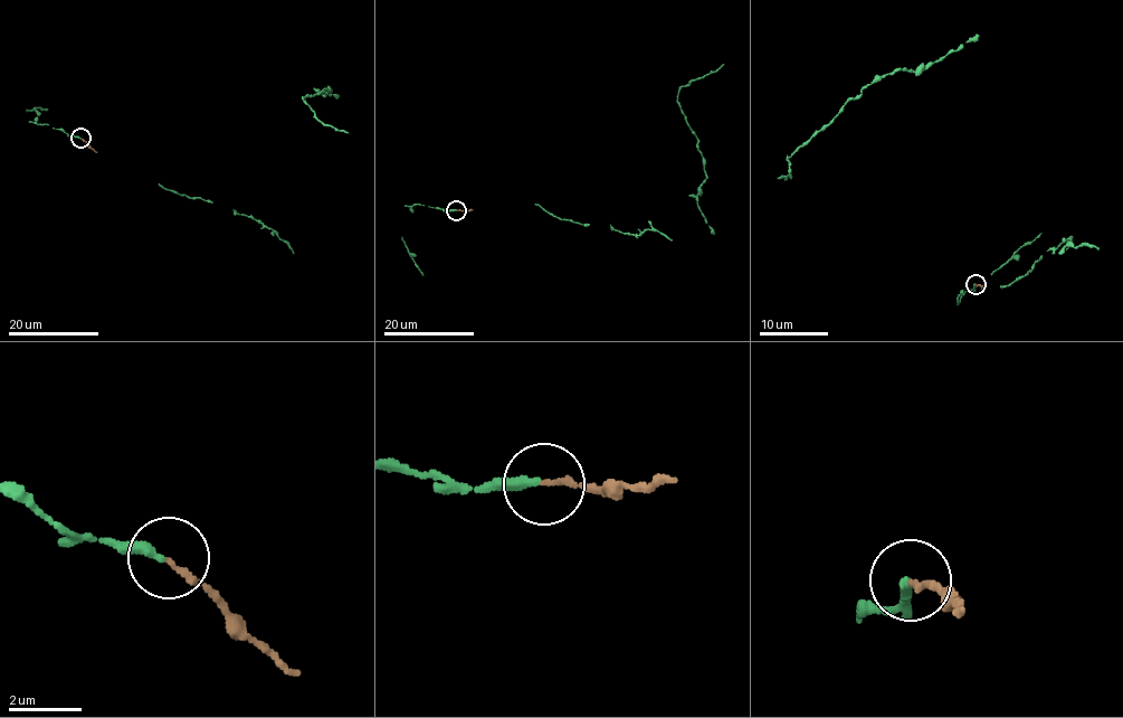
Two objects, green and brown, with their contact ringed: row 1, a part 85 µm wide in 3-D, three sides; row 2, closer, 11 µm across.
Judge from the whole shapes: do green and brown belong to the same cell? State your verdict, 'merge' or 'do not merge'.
merge

